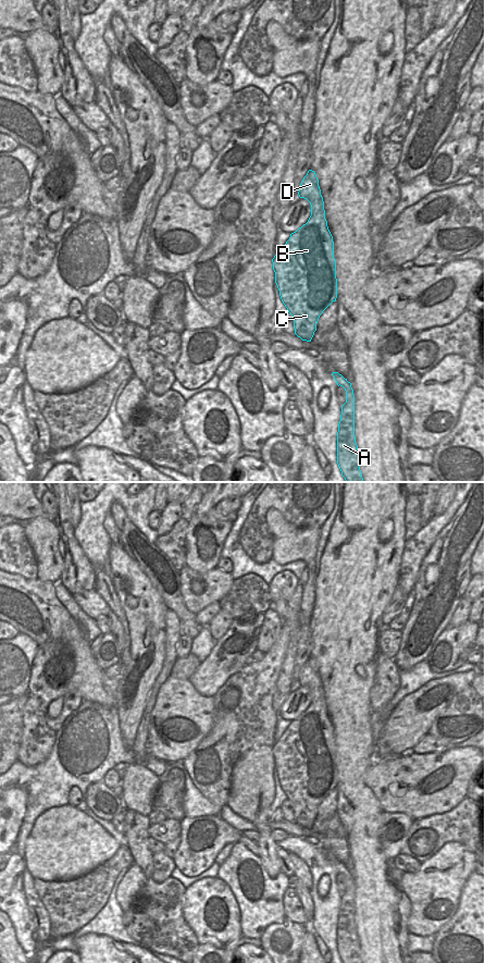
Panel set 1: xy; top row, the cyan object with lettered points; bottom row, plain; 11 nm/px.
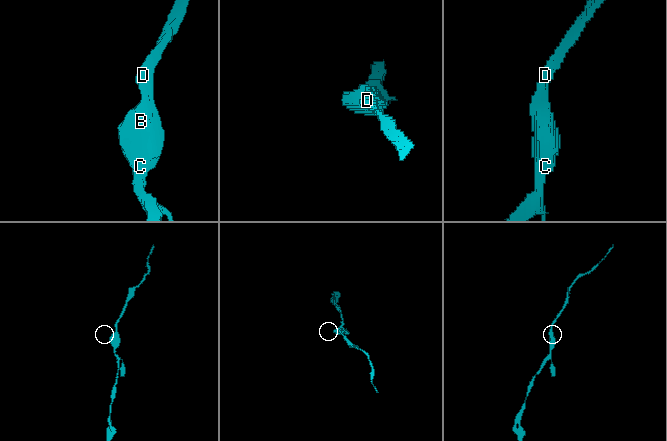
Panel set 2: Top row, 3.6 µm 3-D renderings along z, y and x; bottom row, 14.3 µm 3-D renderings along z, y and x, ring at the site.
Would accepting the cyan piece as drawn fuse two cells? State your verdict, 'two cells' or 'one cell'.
one cell

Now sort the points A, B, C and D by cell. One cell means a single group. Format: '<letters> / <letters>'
A B C D

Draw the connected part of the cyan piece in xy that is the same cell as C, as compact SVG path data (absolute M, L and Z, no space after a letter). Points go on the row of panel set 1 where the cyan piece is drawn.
M308 171L298 195L310 202L311 215L306 224L290 234L272 262L281 299L294 318L295 334L302 341L311 342L320 316L337 298L336 260L333 236L325 219L324 201L314 171Z

